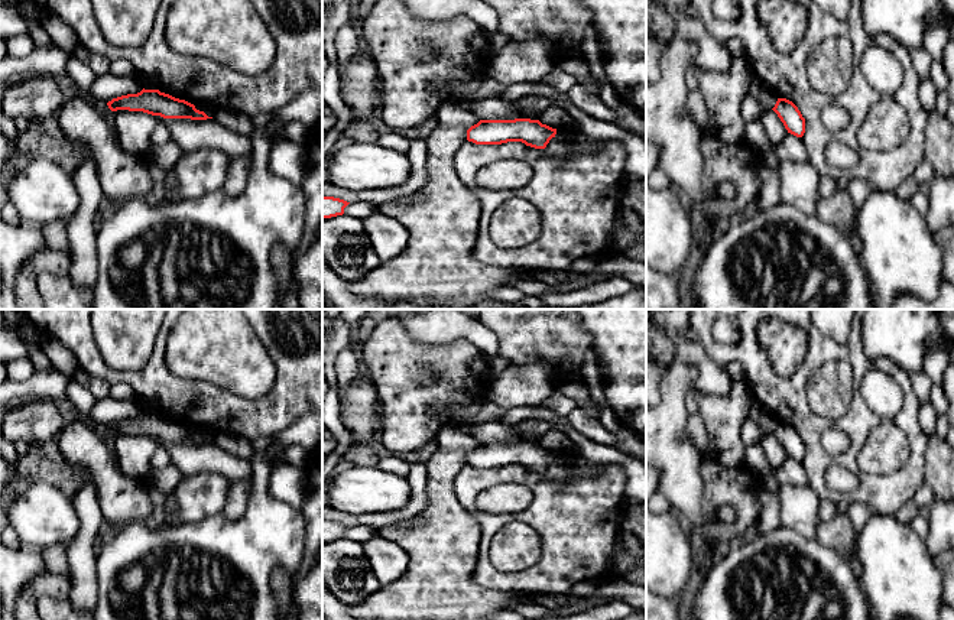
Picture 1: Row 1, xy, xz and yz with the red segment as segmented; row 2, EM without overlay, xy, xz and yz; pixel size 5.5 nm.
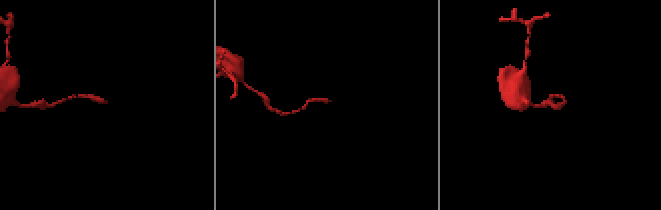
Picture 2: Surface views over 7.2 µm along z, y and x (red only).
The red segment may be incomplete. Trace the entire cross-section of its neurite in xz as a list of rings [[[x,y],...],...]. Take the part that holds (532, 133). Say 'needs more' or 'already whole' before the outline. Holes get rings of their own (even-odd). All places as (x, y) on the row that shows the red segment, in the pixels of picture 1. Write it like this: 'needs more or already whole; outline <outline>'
already whole; outline [[[480,120],[467,130],[467,140],[476,145],[502,145],[522,142],[535,149],[545,149],[556,129],[542,124],[539,120]]]

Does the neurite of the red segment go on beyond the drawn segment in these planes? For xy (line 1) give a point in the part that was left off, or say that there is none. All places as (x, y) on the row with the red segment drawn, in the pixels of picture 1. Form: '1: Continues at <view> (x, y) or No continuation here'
1: No continuation here

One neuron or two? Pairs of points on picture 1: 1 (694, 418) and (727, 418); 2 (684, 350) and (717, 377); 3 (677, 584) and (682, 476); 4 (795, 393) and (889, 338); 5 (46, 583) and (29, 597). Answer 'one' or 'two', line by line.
1: two
2: one
3: two
4: two
5: one

